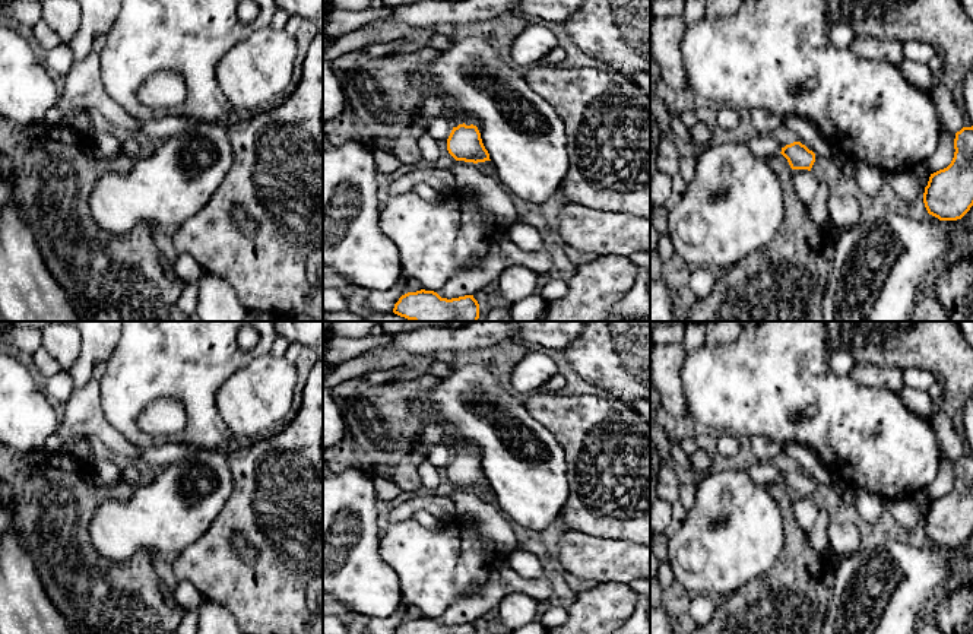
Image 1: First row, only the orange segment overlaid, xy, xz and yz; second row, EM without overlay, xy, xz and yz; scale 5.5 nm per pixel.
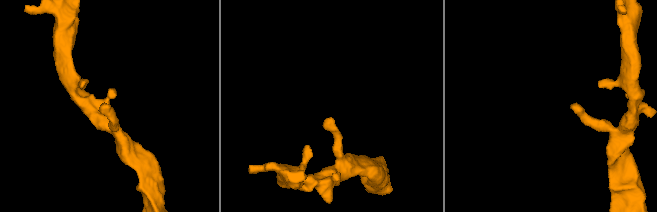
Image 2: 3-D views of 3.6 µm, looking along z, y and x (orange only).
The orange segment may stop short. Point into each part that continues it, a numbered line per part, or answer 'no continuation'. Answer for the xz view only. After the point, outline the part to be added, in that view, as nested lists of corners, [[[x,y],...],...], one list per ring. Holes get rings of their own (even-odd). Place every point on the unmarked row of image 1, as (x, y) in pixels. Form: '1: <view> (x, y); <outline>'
1: xz (450, 433); [[[440,422],[438,425],[440,425],[441,431],[444,432],[446,440],[453,441],[460,451],[468,448],[463,437],[457,431],[457,428],[454,428],[453,425],[450,425],[447,422]]]

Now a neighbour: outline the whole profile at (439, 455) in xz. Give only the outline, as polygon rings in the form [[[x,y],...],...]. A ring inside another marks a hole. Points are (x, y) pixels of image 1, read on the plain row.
[[[434,444],[427,456],[430,463],[434,465],[437,469],[447,467],[451,457],[453,457],[451,450],[444,444]]]

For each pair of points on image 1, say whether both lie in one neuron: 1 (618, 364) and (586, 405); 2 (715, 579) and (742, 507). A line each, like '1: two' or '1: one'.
1: two
2: one

